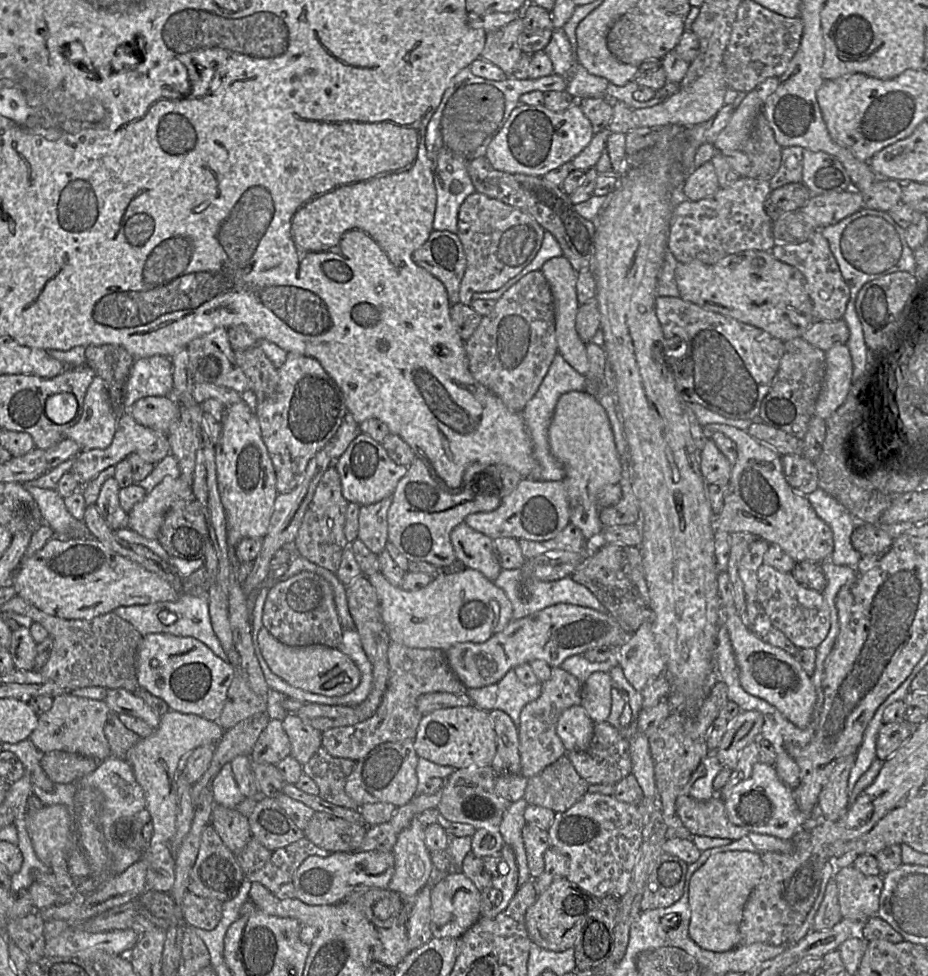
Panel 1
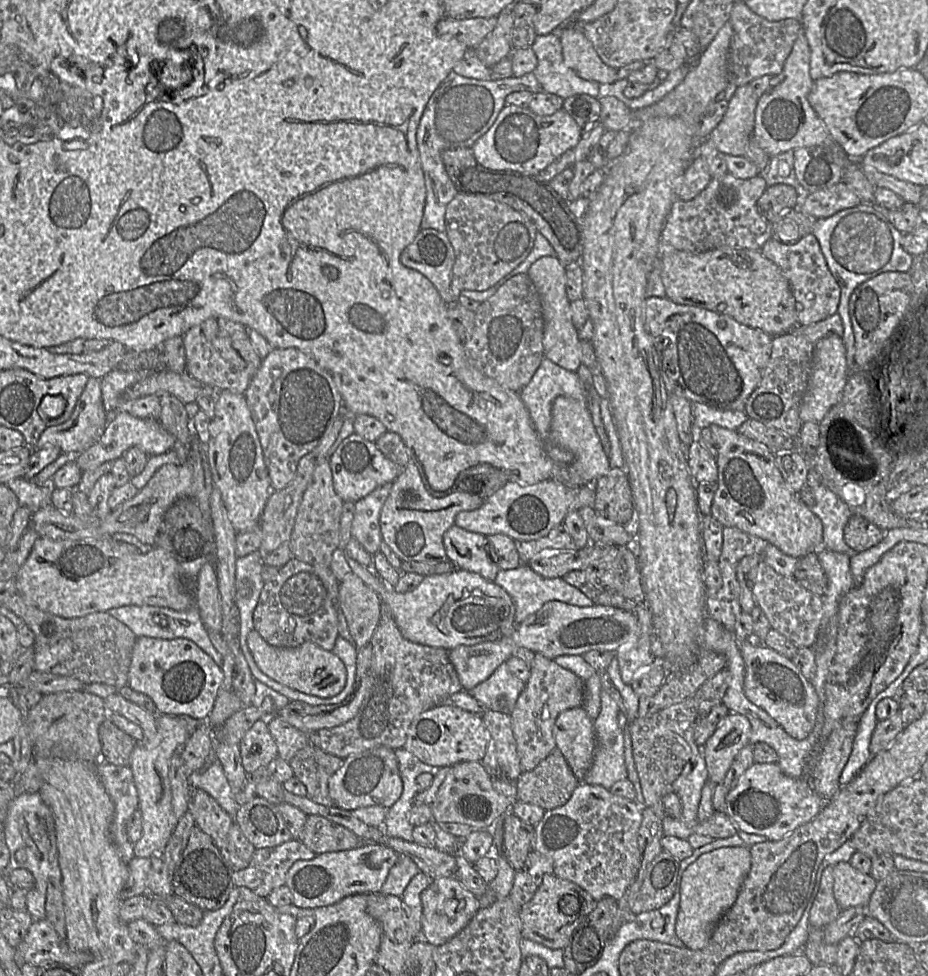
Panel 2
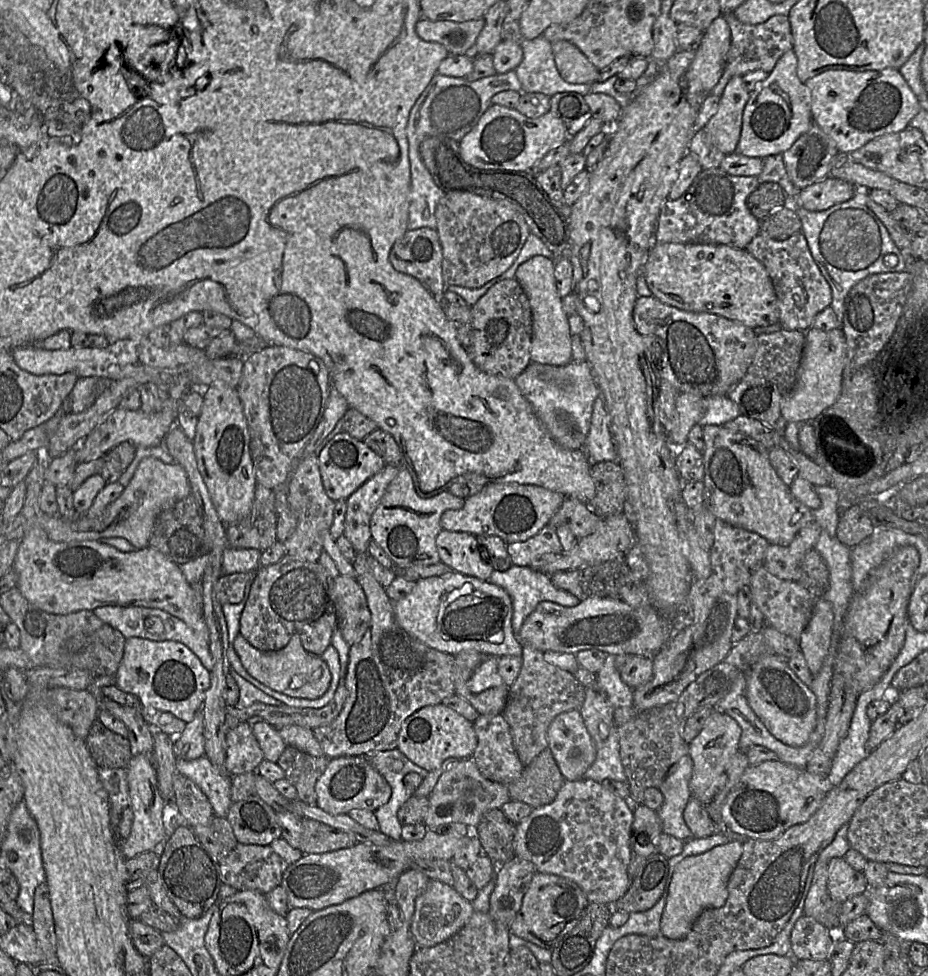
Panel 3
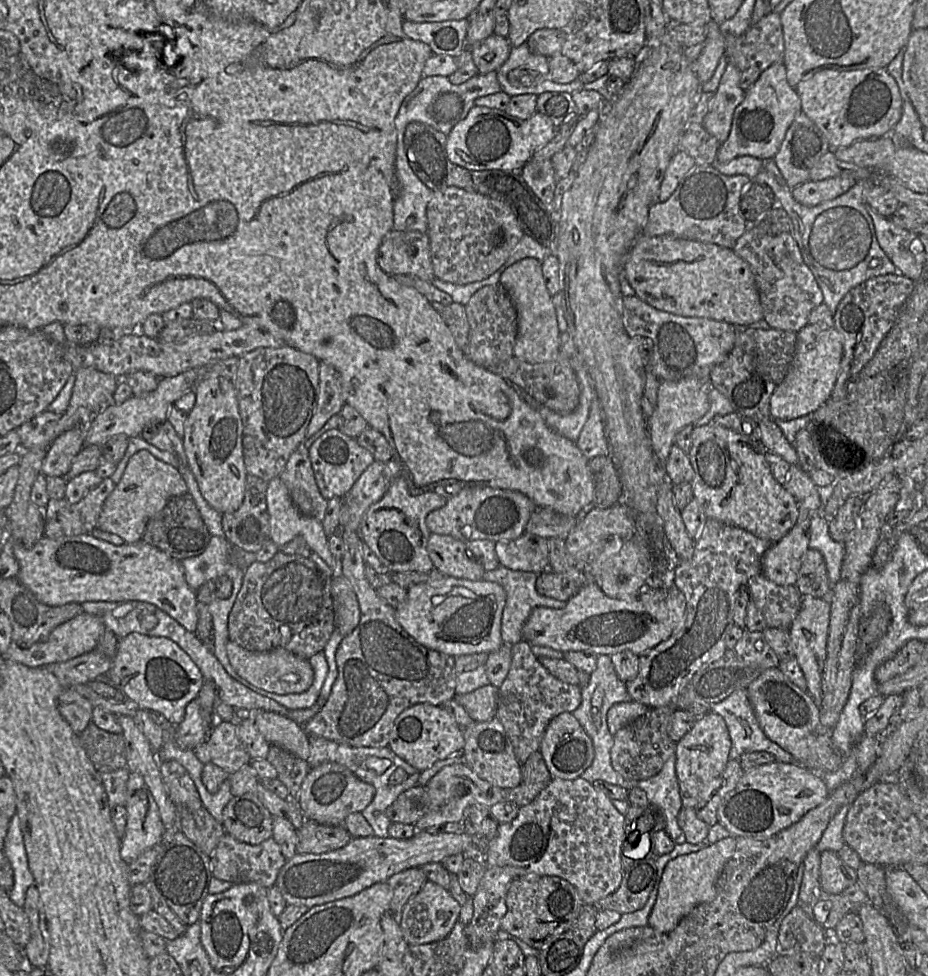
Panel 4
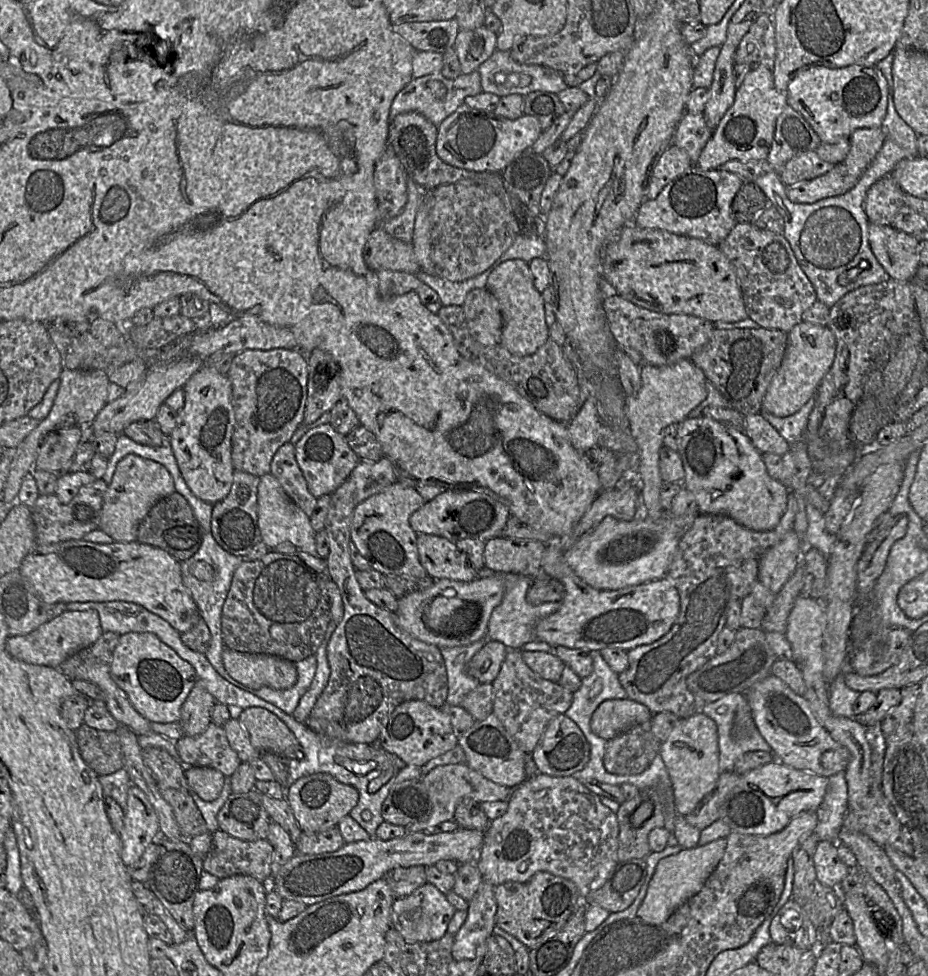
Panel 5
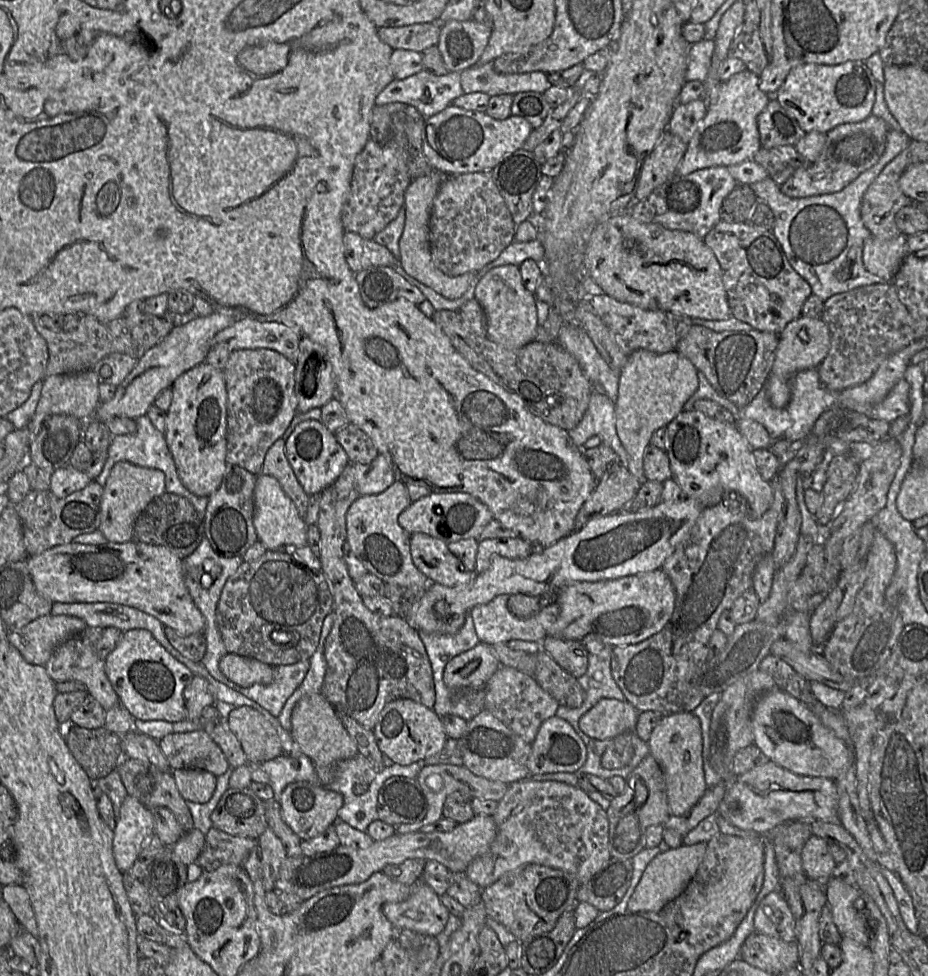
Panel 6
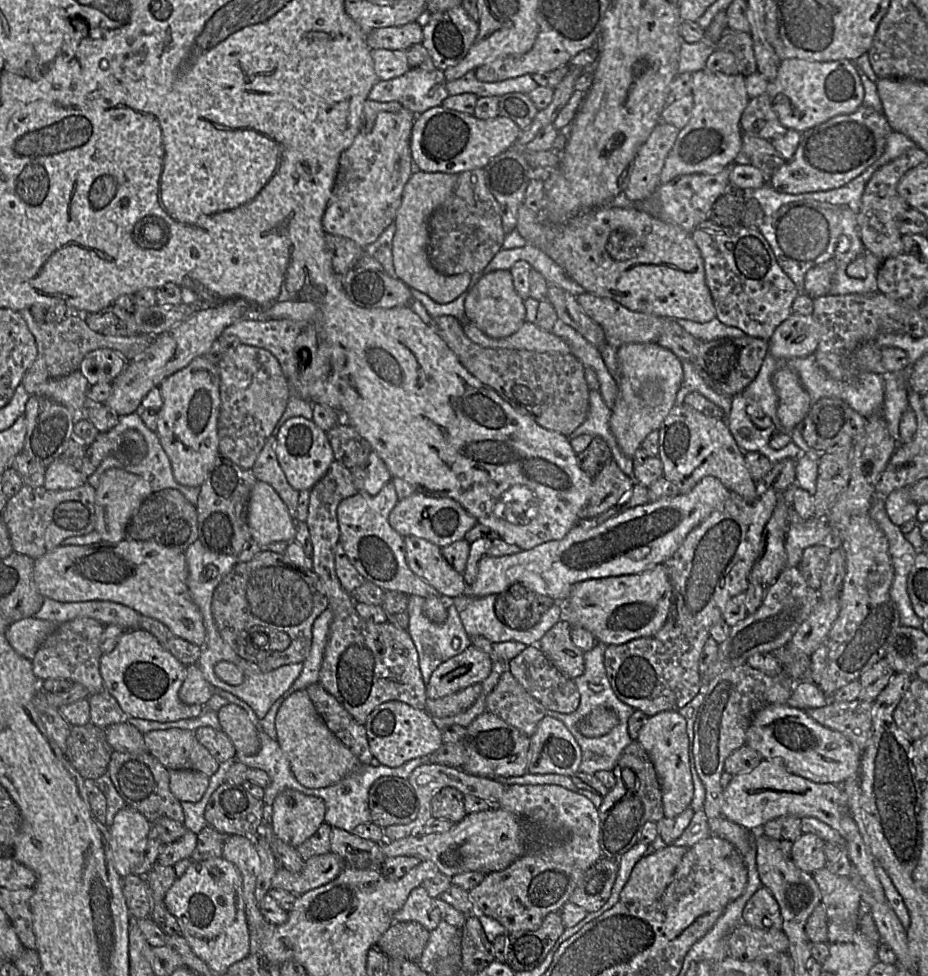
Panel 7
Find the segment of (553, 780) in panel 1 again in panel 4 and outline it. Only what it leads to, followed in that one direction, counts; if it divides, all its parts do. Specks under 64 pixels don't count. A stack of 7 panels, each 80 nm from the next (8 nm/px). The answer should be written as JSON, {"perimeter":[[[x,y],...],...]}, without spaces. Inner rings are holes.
{"perimeter":[[[534,752],[522,764],[522,781],[514,788],[505,788],[504,801],[510,801],[519,807],[530,804],[552,781],[542,754]]]}

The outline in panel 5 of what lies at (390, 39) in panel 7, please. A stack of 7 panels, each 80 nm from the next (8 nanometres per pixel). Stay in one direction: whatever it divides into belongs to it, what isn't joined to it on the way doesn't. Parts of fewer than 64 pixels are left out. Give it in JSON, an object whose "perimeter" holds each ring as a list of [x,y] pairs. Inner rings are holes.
{"perimeter":[[[455,18],[443,21],[392,24],[392,29],[417,51],[441,54],[453,49],[456,37],[461,30]]]}

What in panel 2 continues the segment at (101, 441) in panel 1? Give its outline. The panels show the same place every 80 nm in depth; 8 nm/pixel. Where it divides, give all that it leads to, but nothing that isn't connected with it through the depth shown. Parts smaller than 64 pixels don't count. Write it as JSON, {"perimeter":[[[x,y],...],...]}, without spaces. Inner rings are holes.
{"perimeter":[[[89,377],[69,419],[61,424],[46,428],[40,435],[35,449],[56,446],[61,449],[62,454],[77,456],[100,439],[107,422],[108,412],[102,399],[101,381],[99,378]]]}

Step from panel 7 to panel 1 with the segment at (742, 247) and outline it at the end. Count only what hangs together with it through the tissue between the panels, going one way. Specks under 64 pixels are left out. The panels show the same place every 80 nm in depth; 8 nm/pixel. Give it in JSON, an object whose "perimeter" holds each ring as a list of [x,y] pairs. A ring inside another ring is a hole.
{"perimeter":[[[816,231],[808,240],[796,245],[776,243],[770,252],[775,258],[797,268],[804,275],[807,291],[813,302],[813,315],[816,321],[843,319],[850,299],[850,289],[841,274],[827,239],[820,231]]]}

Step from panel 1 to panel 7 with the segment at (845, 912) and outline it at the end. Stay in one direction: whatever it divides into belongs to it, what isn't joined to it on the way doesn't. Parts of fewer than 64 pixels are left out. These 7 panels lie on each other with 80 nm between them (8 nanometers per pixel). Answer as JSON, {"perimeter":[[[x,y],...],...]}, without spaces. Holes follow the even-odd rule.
{"perimeter":[[[803,833],[791,848],[790,857],[794,864],[804,872],[812,874],[827,867],[824,853],[825,841],[812,833]]]}

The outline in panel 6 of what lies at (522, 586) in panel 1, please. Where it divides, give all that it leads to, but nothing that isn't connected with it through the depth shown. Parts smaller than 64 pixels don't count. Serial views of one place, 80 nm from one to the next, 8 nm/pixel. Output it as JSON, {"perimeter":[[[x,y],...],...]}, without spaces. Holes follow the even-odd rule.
{"perimeter":[[[507,594],[498,595],[486,604],[473,607],[469,612],[468,615],[474,623],[474,628],[480,642],[487,645],[505,644],[510,640],[541,642],[547,636],[548,628],[559,615],[559,604],[554,602],[531,617],[519,618],[512,614],[507,606],[509,597],[510,595]]]}

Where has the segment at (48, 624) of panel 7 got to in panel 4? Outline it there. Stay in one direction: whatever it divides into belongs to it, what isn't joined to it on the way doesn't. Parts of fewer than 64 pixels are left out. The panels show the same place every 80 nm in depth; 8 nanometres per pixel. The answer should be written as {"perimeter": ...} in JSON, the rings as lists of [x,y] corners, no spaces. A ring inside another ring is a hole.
{"perimeter":[[[83,612],[57,626],[43,642],[37,642],[24,648],[12,641],[5,654],[5,659],[28,667],[45,667],[53,663],[66,662],[93,650],[104,630],[104,623],[99,616]]]}

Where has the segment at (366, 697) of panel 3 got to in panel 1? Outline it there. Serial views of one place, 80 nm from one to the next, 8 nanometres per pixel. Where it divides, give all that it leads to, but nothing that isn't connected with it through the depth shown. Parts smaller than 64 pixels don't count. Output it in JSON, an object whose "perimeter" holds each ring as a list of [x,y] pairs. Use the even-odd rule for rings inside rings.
{"perimeter":[[[390,641],[387,656],[387,683],[375,713],[360,723],[322,732],[322,747],[333,757],[357,761],[380,744],[414,739],[423,716],[416,707],[417,699],[421,695],[435,692],[467,694],[468,688],[451,670],[445,651],[410,648]]]}

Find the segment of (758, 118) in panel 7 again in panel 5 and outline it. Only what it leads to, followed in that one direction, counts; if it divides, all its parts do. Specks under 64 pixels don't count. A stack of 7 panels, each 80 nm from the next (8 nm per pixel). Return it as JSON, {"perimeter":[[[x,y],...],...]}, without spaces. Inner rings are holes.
{"perimeter":[[[787,105],[776,120],[767,167],[778,174],[787,161],[801,153],[816,151],[821,143],[820,137],[807,120]]]}

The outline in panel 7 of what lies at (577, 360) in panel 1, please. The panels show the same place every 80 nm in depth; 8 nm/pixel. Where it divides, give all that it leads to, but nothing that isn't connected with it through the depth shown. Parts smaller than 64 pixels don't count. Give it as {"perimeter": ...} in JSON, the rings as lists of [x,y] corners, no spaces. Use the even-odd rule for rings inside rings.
{"perimeter":[[[495,270],[480,278],[464,301],[467,321],[492,338],[505,338],[515,333],[526,320],[526,308],[513,285],[510,270]]]}

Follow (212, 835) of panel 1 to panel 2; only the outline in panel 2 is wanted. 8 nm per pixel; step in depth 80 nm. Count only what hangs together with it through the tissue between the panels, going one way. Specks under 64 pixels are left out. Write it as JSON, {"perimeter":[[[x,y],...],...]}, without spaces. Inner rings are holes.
{"perimeter":[[[198,827],[191,829],[187,845],[172,872],[168,870],[172,892],[186,902],[199,907],[202,911],[215,911],[221,908],[231,891],[235,888],[232,882],[234,870],[221,853],[214,839]]]}

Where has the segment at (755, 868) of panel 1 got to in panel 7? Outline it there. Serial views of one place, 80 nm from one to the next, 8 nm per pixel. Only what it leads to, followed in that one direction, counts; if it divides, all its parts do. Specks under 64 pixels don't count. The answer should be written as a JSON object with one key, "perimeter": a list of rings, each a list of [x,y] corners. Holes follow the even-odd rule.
{"perimeter":[[[667,845],[643,857],[632,869],[628,881],[621,890],[623,903],[650,904],[657,900],[673,879],[686,847]]]}

